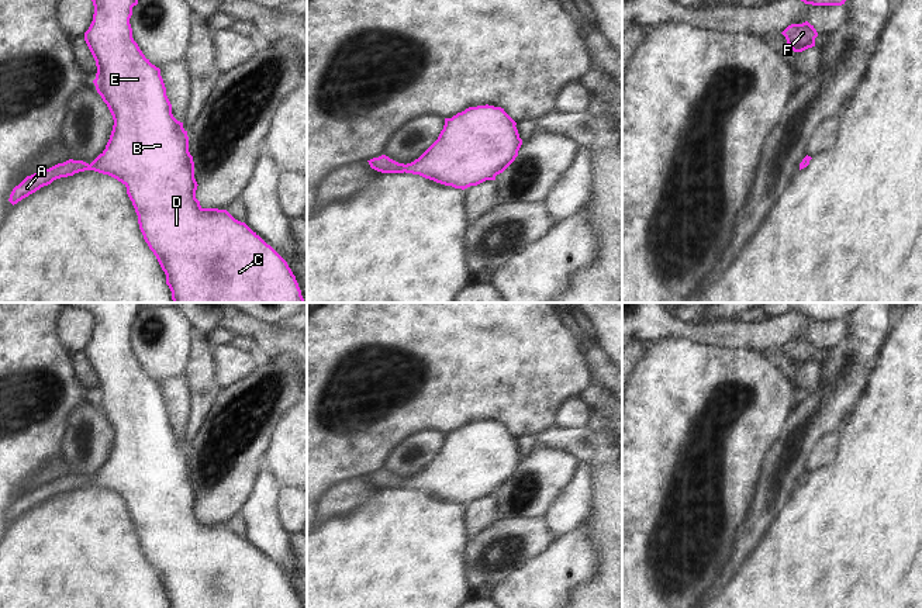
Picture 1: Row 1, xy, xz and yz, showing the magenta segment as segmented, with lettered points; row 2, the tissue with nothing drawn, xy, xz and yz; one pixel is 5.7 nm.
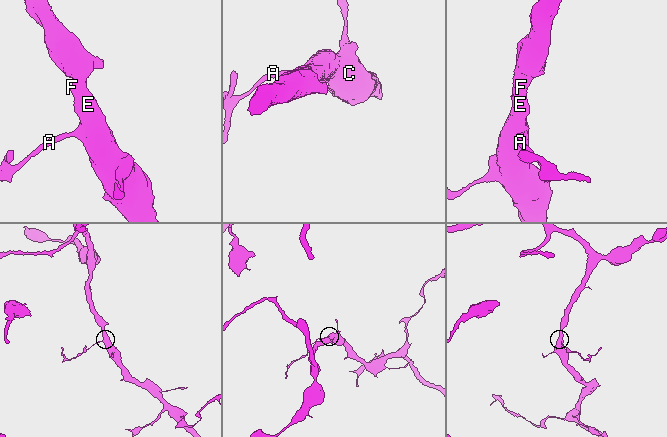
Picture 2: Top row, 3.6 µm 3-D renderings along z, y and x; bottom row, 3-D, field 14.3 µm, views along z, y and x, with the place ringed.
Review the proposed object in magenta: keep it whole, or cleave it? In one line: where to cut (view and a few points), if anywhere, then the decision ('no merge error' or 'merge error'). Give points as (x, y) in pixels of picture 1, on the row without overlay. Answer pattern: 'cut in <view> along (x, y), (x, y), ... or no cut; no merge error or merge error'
no cut; no merge error

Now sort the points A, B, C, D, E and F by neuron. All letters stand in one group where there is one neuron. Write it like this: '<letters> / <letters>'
A B C D E F

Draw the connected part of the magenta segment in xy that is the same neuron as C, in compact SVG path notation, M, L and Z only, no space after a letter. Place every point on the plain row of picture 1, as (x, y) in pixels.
M70 303L70 307L87 311L94 321L93 336L84 348L84 356L96 376L97 388L93 398L113 431L113 446L106 464L90 480L69 474L27 491L13 504L8 517L14 521L53 495L79 487L94 486L108 490L127 502L138 531L139 545L165 587L166 600L172 608L301 608L287 577L256 547L245 538L235 535L227 525L203 524L196 514L198 500L194 494L187 446L172 429L160 384L145 373L132 353L130 334L144 303Z

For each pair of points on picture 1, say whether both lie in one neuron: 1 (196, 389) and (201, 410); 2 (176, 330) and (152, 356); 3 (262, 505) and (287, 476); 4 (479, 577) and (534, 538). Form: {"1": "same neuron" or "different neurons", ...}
{"1": "same neuron", "2": "same neuron", "3": "different neurons", "4": "same neuron"}

